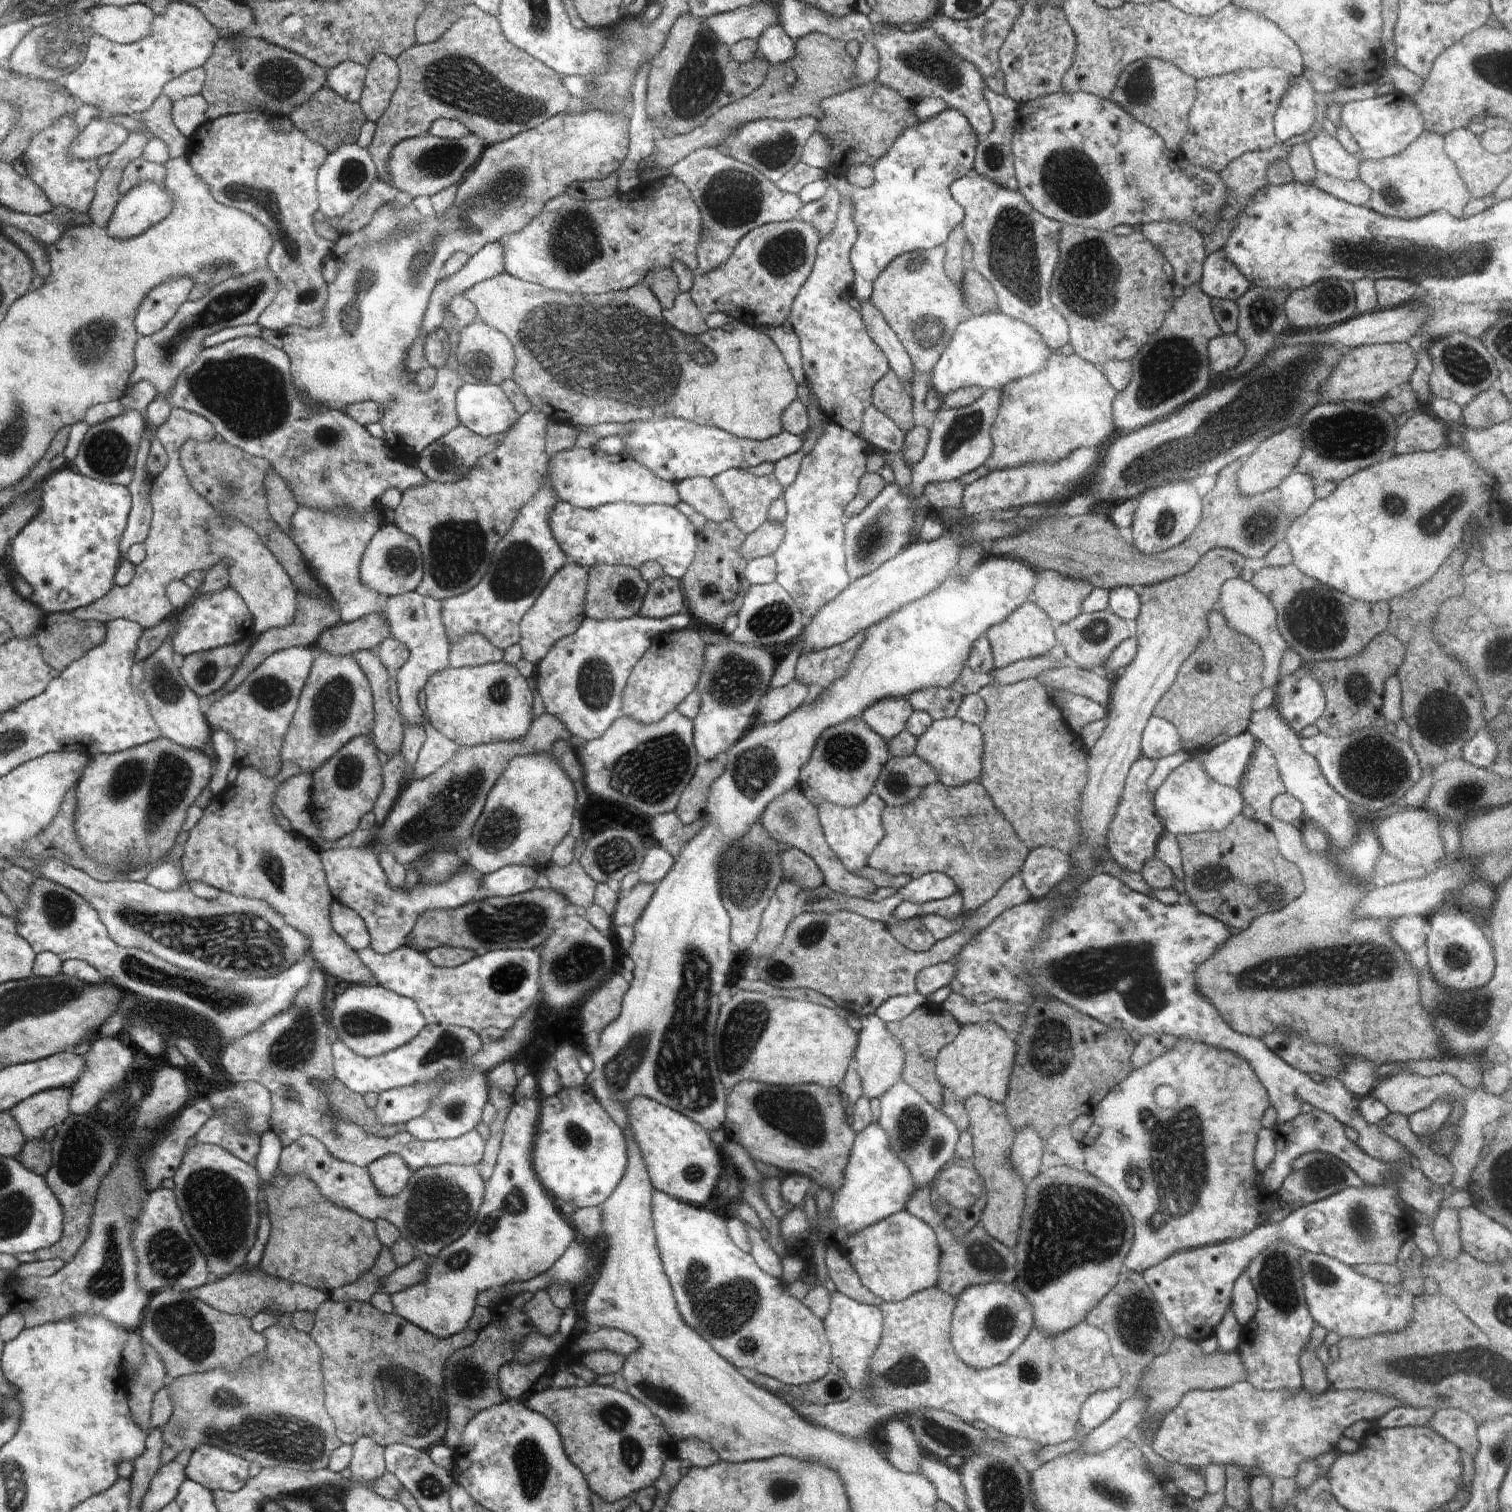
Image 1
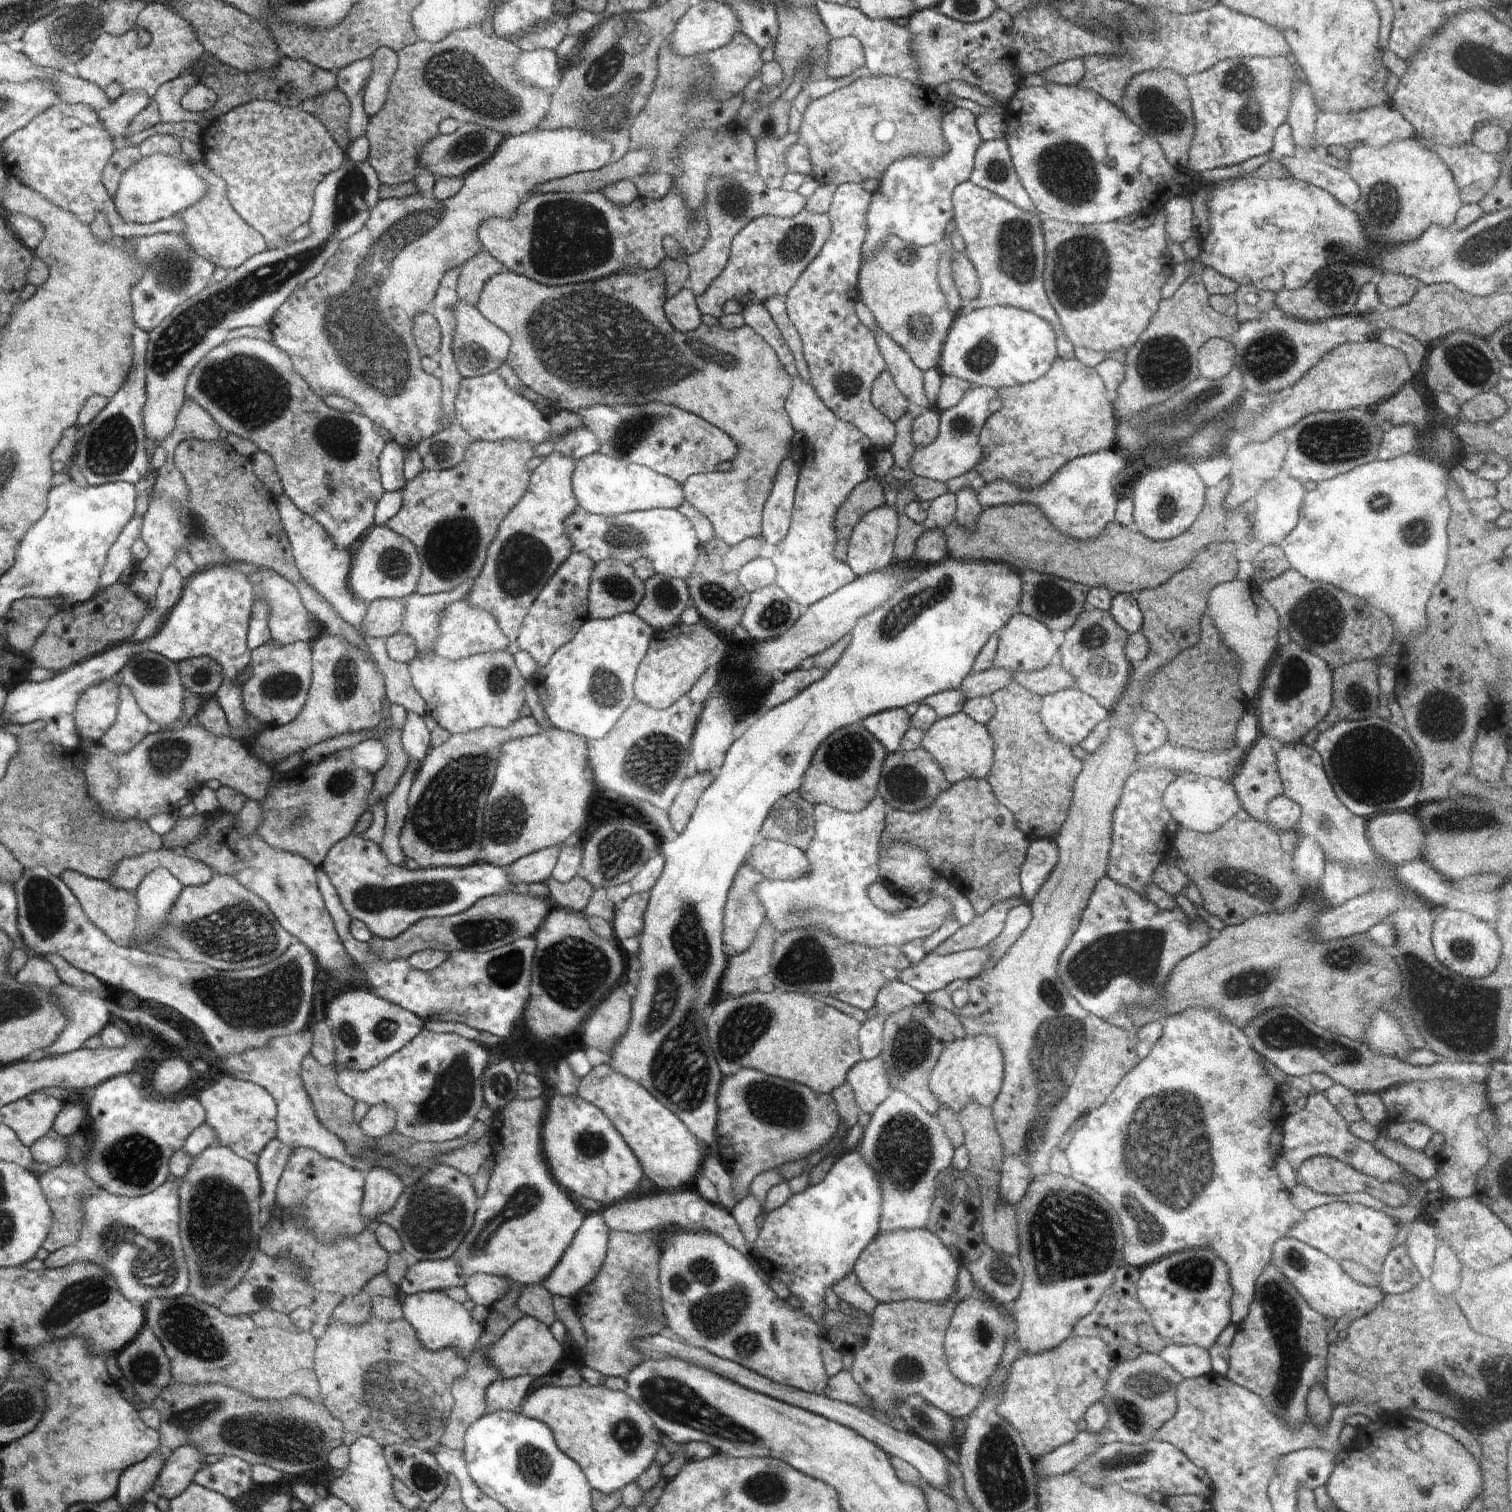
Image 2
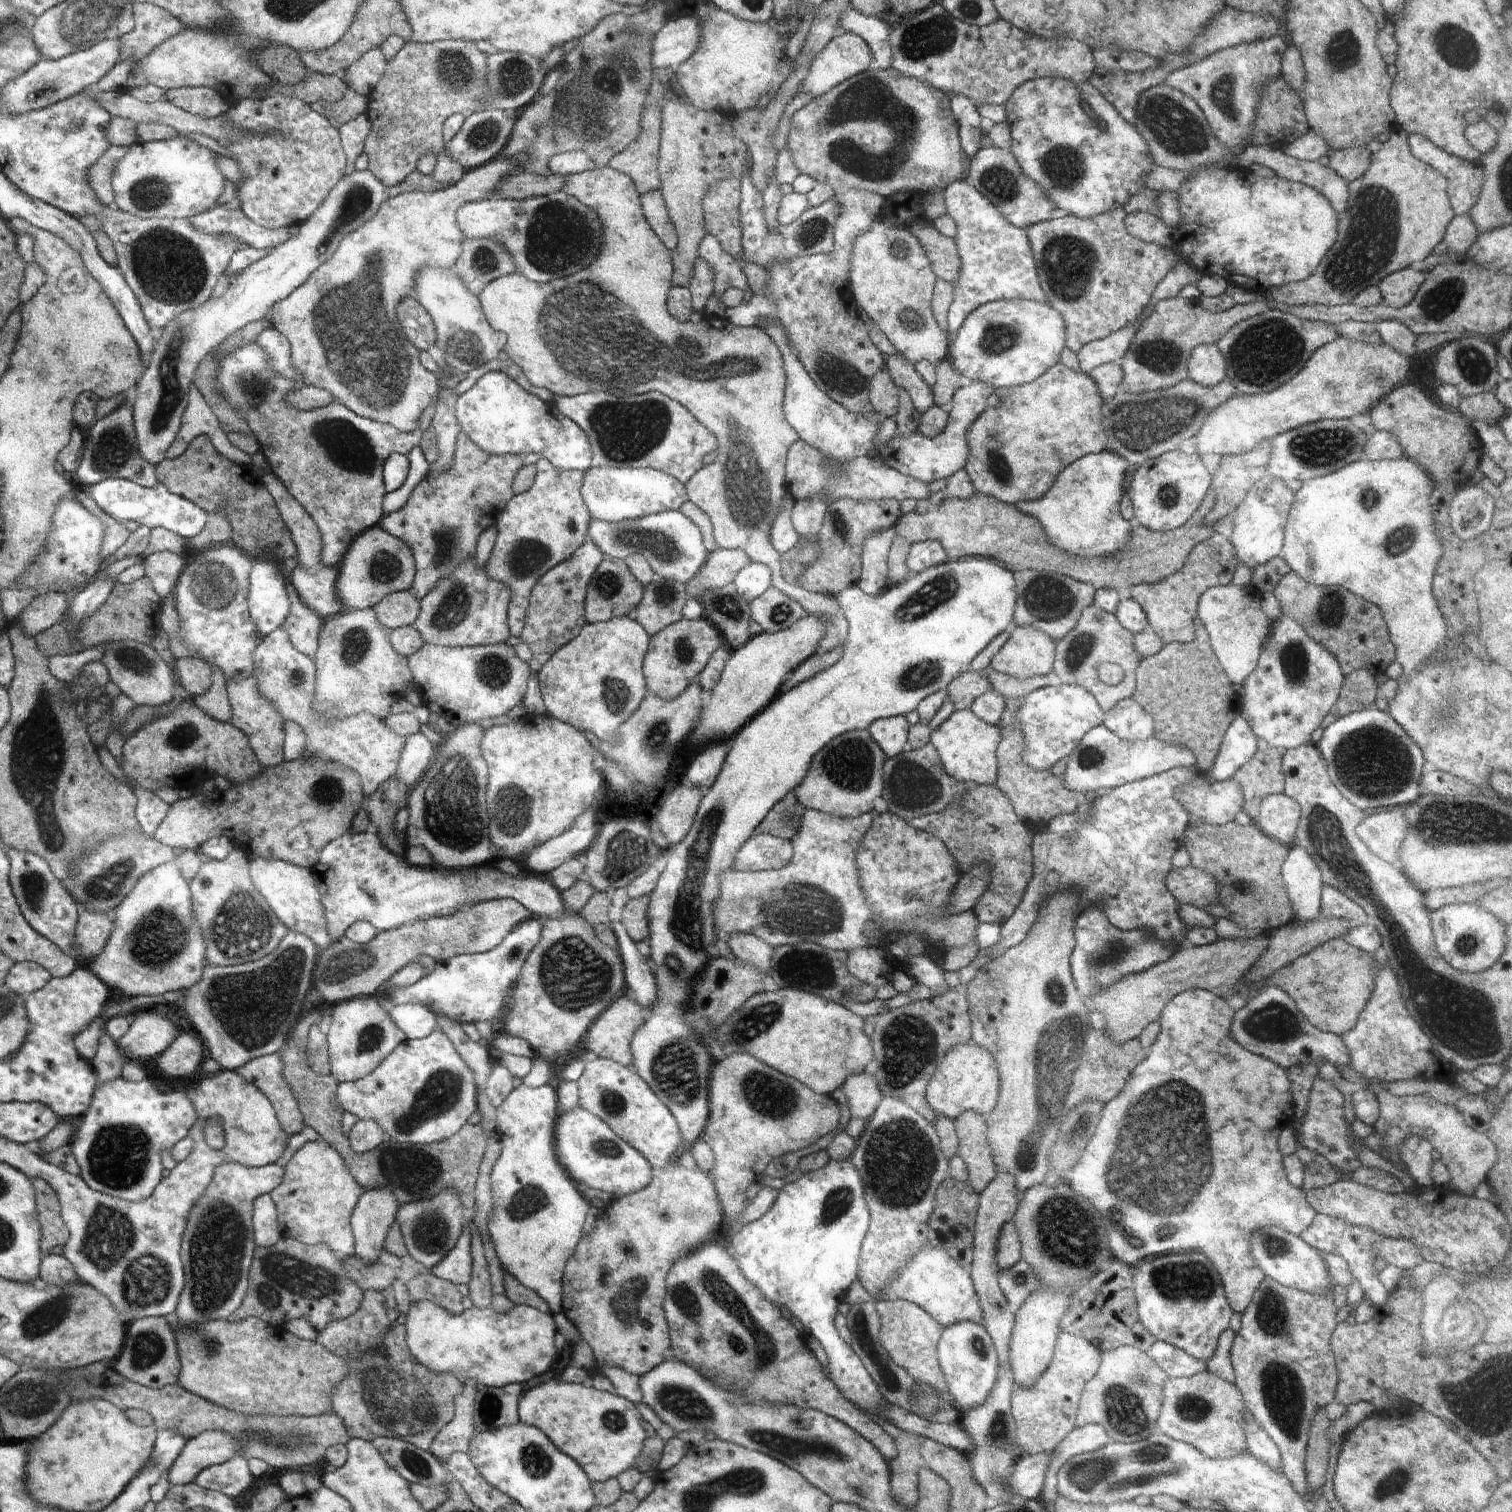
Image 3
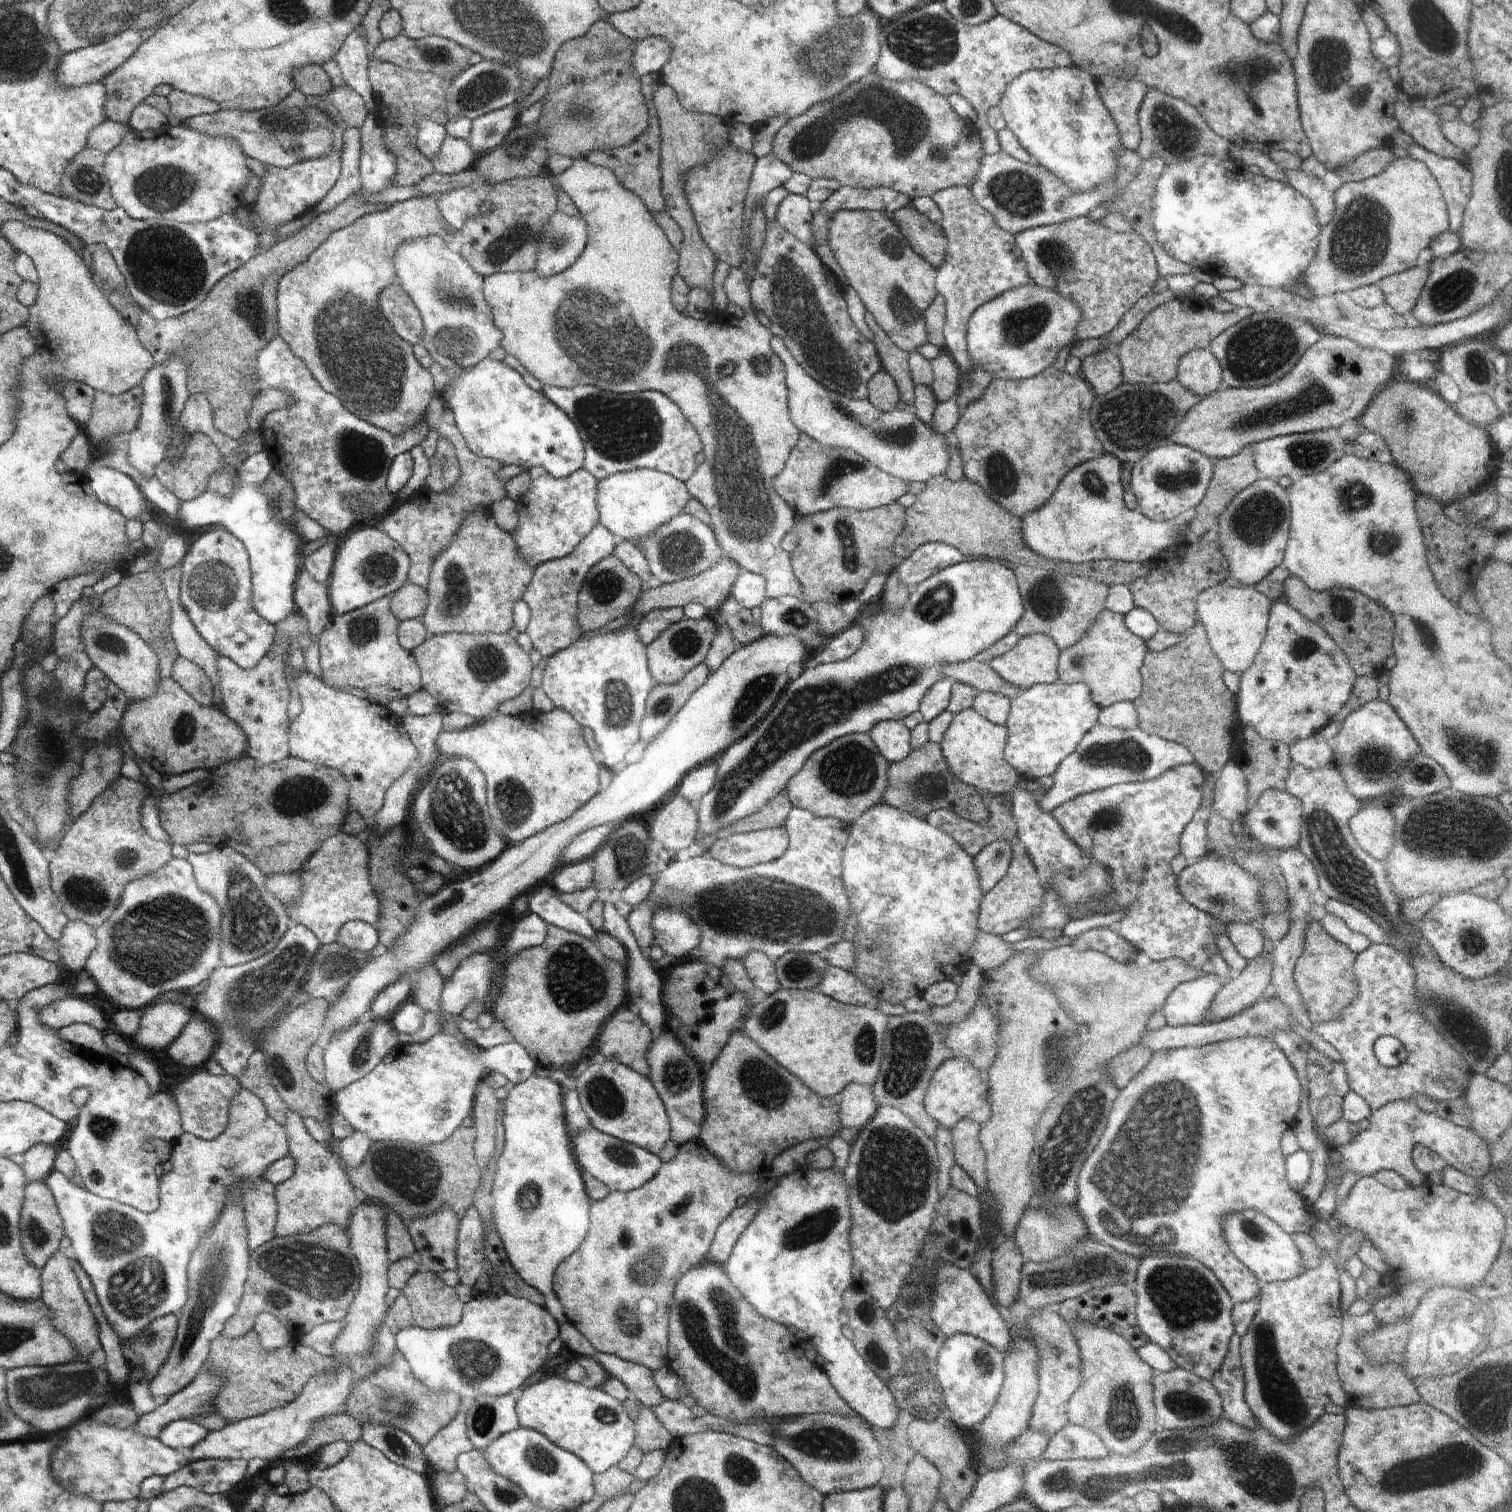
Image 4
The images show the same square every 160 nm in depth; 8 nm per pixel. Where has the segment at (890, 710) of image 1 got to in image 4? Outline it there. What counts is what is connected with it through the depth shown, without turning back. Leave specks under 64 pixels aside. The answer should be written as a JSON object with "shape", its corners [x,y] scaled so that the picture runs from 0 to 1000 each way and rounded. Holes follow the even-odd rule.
{"shape":[[[589,476],[580,478],[574,485],[586,503],[596,504],[603,499],[602,483],[597,477]]]}

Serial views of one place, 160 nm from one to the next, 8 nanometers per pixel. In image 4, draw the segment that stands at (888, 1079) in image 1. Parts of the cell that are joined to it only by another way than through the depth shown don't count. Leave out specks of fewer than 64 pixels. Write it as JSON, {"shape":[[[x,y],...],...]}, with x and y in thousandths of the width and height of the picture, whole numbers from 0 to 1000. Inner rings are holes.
{"shape":[[[561,717],[554,728],[556,746],[566,746],[567,748],[577,740],[581,733],[575,719],[570,717]]]}

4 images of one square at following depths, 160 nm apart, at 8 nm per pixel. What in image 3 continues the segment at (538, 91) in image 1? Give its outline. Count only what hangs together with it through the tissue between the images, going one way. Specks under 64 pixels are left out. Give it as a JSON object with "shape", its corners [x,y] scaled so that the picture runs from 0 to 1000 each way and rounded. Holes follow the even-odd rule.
{"shape":[[[306,26],[289,27],[286,29],[272,27],[264,34],[264,36],[256,41],[250,56],[243,63],[244,67],[242,77],[248,85],[243,89],[240,101],[243,104],[243,112],[253,120],[253,123],[258,124],[265,122],[271,115],[276,113],[276,108],[279,102],[287,101],[290,103],[294,99],[292,88],[294,81],[298,75],[306,76],[307,73],[312,73],[313,75],[322,73],[319,71],[320,70],[319,65],[324,63],[321,53],[323,37],[323,35],[315,32],[314,28],[308,28]]]}

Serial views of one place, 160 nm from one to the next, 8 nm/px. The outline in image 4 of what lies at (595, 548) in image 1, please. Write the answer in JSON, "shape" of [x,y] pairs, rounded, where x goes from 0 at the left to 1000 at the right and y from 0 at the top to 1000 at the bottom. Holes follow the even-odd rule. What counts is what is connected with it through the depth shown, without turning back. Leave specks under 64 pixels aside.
{"shape":[[[453,339],[438,347],[438,349],[433,351],[431,354],[423,356],[419,360],[427,368],[429,378],[439,387],[462,381],[474,374],[479,368],[470,348]]]}

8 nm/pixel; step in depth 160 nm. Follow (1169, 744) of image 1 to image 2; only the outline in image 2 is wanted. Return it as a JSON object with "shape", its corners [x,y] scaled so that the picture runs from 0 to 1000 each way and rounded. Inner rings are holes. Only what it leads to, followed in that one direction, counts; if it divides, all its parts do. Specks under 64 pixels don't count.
{"shape":[[[755,469],[751,474],[752,476],[748,479],[748,489],[753,498],[759,499],[772,491],[771,480],[764,472]]]}

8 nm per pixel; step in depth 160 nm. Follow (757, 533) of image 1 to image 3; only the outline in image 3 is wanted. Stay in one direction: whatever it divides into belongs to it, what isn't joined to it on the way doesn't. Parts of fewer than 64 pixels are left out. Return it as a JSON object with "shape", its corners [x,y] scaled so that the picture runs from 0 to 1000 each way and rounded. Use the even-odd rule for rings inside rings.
{"shape":[[[472,364],[463,378],[452,386],[452,392],[455,396],[462,397],[466,392],[485,386],[488,378],[495,372],[496,369],[492,364]]]}

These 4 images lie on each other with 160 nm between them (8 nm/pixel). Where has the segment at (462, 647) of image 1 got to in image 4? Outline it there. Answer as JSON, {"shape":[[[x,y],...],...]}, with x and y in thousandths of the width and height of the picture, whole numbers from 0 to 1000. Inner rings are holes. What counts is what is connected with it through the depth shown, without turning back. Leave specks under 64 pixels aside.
{"shape":[[[315,335],[300,353],[298,361],[291,365],[284,376],[284,399],[278,408],[284,421],[302,419],[334,419],[339,415],[340,399],[345,397],[353,382],[354,374],[345,366],[340,354],[329,349],[324,338]]]}

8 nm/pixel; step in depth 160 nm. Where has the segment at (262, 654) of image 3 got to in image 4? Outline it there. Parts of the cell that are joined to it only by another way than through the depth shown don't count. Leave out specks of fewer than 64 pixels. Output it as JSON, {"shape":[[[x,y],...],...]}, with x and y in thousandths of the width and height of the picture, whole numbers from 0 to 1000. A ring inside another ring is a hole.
{"shape":[[[193,431],[188,434],[188,447],[190,454],[197,458],[200,471],[190,478],[192,499],[208,507],[224,509],[230,519],[231,536],[238,538],[243,544],[253,534],[258,520],[277,501],[277,497],[271,490],[267,479],[257,468],[216,454],[203,443],[190,443]]]}

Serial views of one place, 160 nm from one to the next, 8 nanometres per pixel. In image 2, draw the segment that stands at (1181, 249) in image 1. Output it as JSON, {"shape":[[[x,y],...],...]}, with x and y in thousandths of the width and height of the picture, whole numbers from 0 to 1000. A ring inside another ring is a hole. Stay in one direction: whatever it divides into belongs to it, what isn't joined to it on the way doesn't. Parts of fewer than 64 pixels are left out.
{"shape":[[[786,130],[775,130],[769,138],[771,143],[771,153],[778,161],[783,161],[788,157],[788,153],[790,149],[789,135]]]}

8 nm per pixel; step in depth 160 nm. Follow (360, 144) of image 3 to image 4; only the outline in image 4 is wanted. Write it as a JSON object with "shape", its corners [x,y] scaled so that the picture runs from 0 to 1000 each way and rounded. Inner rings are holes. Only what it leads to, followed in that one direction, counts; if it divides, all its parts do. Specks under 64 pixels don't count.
{"shape":[[[229,84],[226,89],[228,99],[226,102],[226,116],[213,134],[205,140],[206,144],[221,139],[224,135],[229,133],[229,131],[233,130],[239,124],[238,114],[238,87],[235,85]]]}

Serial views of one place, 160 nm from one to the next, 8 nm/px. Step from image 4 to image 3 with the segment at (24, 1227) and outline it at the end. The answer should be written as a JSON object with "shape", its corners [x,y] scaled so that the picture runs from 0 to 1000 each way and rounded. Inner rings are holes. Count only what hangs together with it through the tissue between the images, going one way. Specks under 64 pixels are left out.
{"shape":[[[21,780],[22,792],[24,792],[24,806],[26,810],[26,829],[33,830],[36,824],[43,824],[46,815],[40,804],[40,796],[37,788],[28,780]]]}

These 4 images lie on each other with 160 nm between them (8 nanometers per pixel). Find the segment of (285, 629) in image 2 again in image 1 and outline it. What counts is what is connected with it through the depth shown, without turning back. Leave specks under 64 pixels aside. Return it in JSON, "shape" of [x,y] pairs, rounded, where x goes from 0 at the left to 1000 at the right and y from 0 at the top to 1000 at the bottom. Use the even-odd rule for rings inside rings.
{"shape":[[[113,269],[111,277],[104,283],[103,288],[111,300],[111,307],[104,315],[102,315],[99,325],[99,333],[101,335],[101,345],[98,355],[94,360],[95,366],[93,371],[89,372],[89,378],[87,384],[82,388],[75,388],[70,394],[66,396],[63,399],[52,402],[48,404],[48,408],[52,409],[54,412],[57,410],[63,410],[67,413],[71,413],[76,409],[84,409],[91,412],[95,417],[103,415],[110,409],[115,402],[110,396],[110,389],[114,384],[120,384],[123,380],[128,377],[137,379],[142,373],[148,373],[152,380],[152,388],[157,390],[160,397],[167,409],[168,417],[175,419],[181,415],[189,415],[194,410],[196,405],[196,390],[193,384],[188,378],[188,376],[183,372],[183,369],[179,366],[179,364],[172,358],[171,353],[157,345],[156,343],[148,343],[144,340],[136,331],[134,331],[128,324],[118,304],[119,296],[126,290],[132,293],[139,292],[144,289],[142,282],[134,275],[124,272],[120,270]]]}

